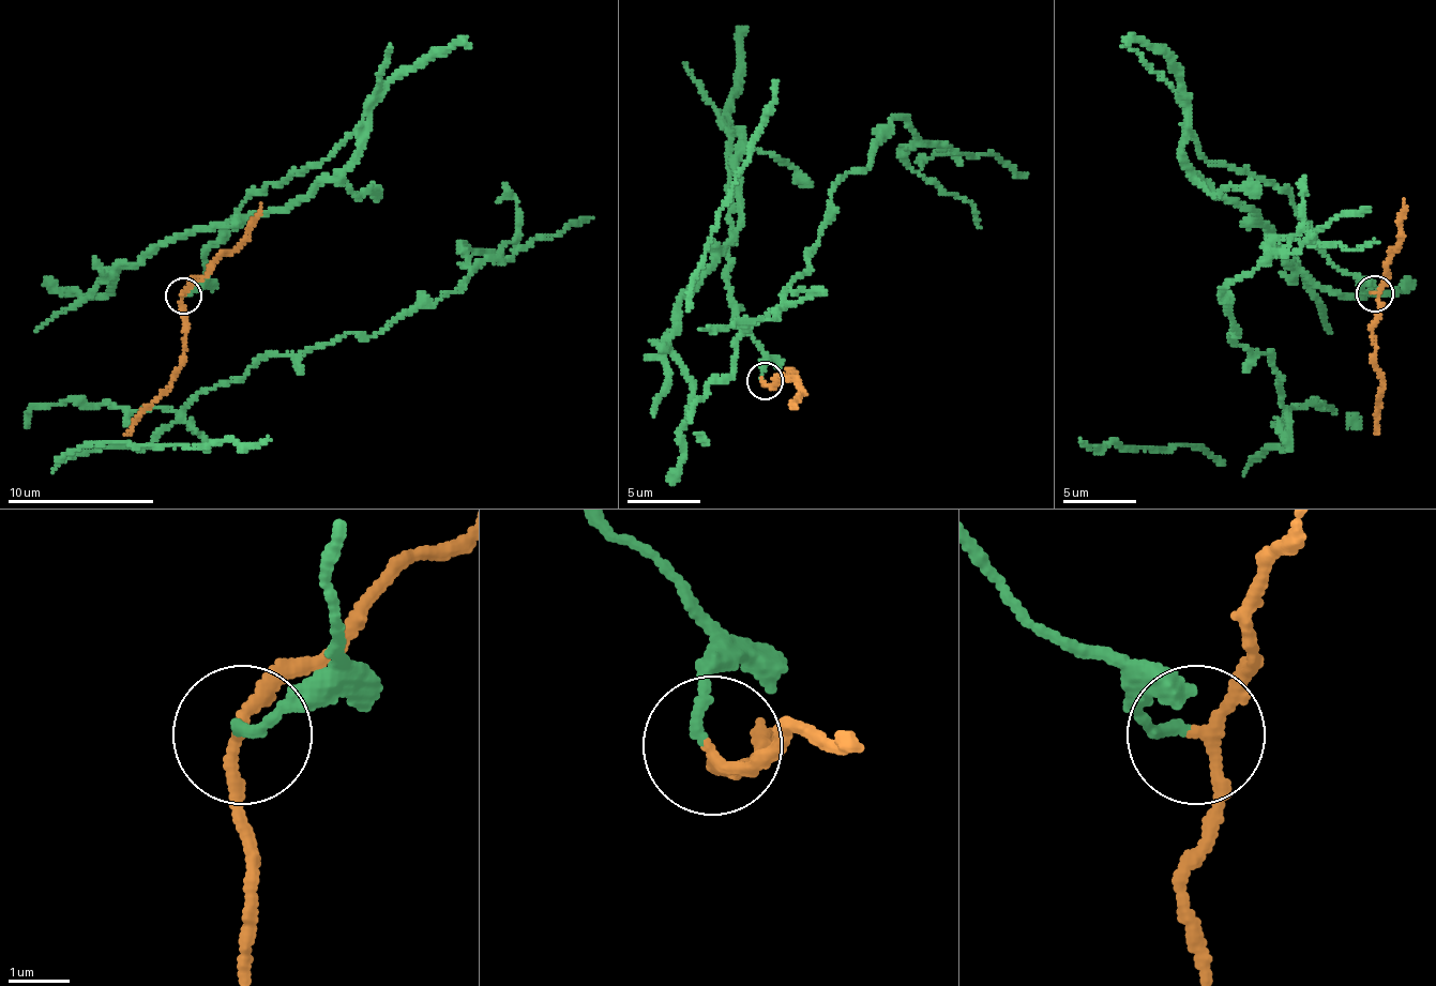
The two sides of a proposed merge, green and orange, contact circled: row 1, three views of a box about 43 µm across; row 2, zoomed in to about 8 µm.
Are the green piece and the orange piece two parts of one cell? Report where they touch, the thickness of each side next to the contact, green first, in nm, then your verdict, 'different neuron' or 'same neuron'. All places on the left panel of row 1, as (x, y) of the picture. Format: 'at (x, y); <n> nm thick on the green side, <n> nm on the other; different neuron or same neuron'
at (183, 296); 150 nm thick on the green side, 160 nm on the other; different neuron

